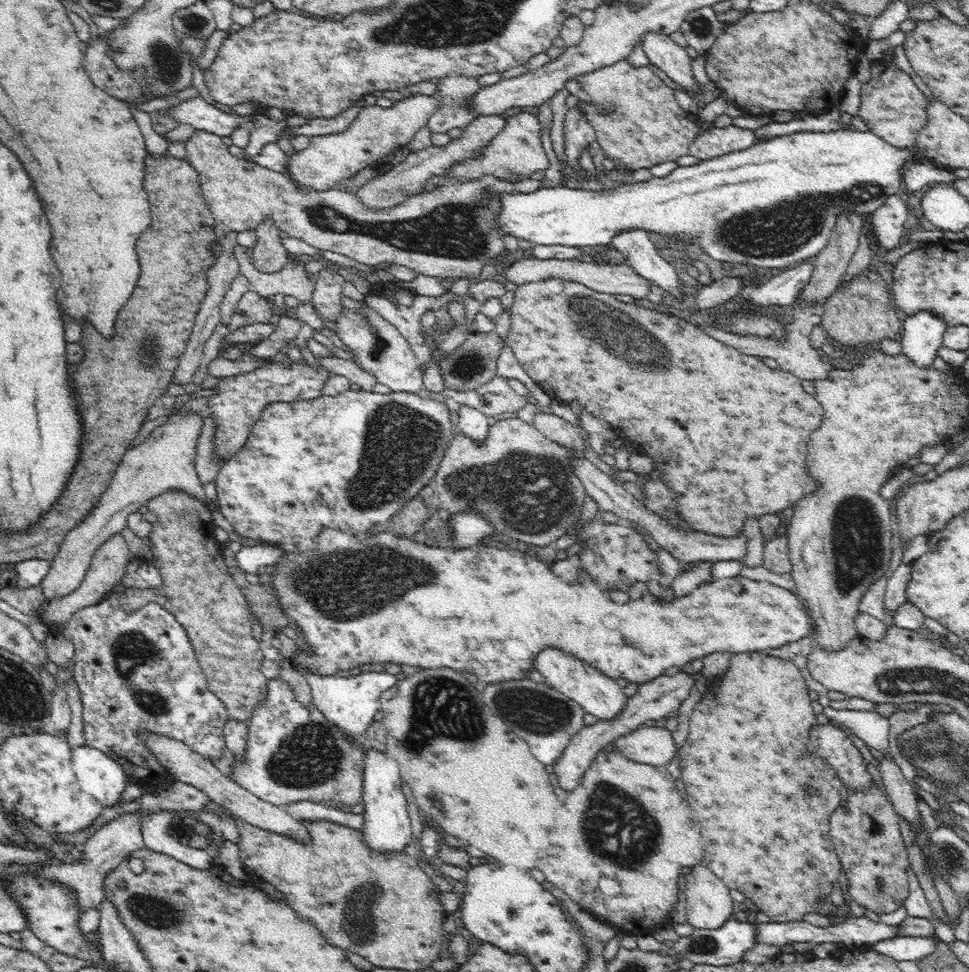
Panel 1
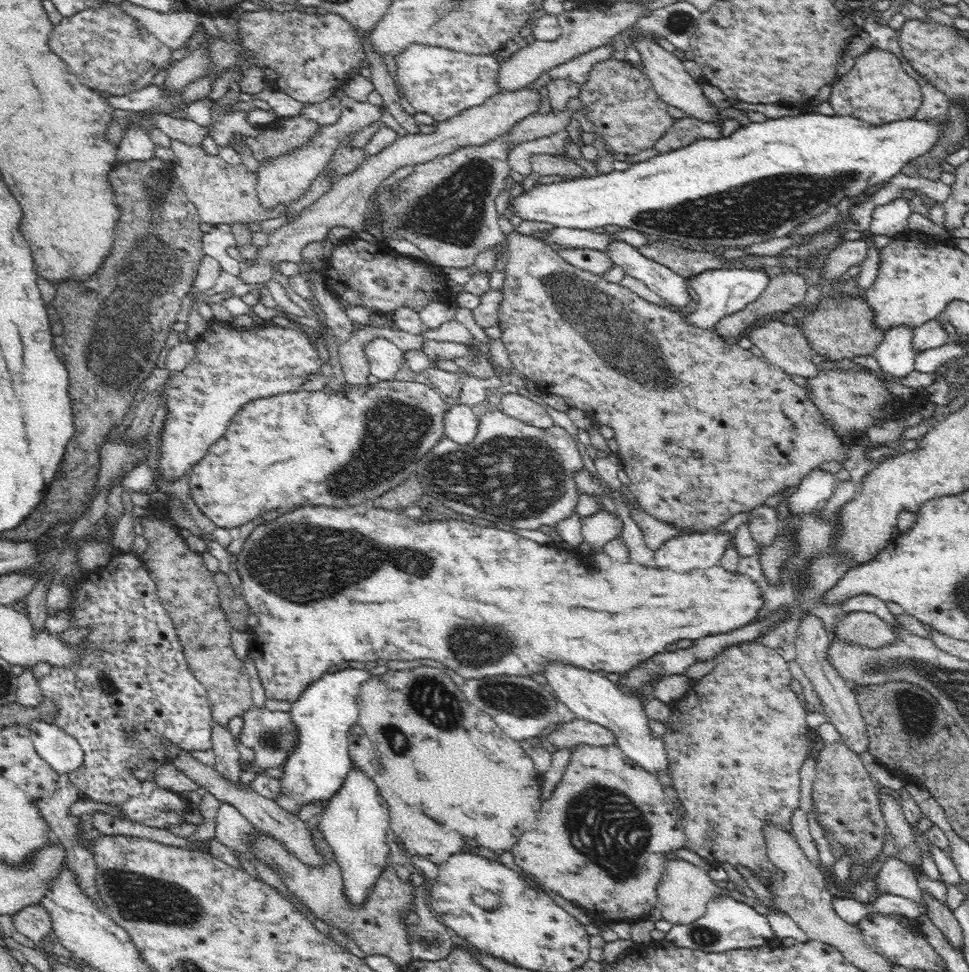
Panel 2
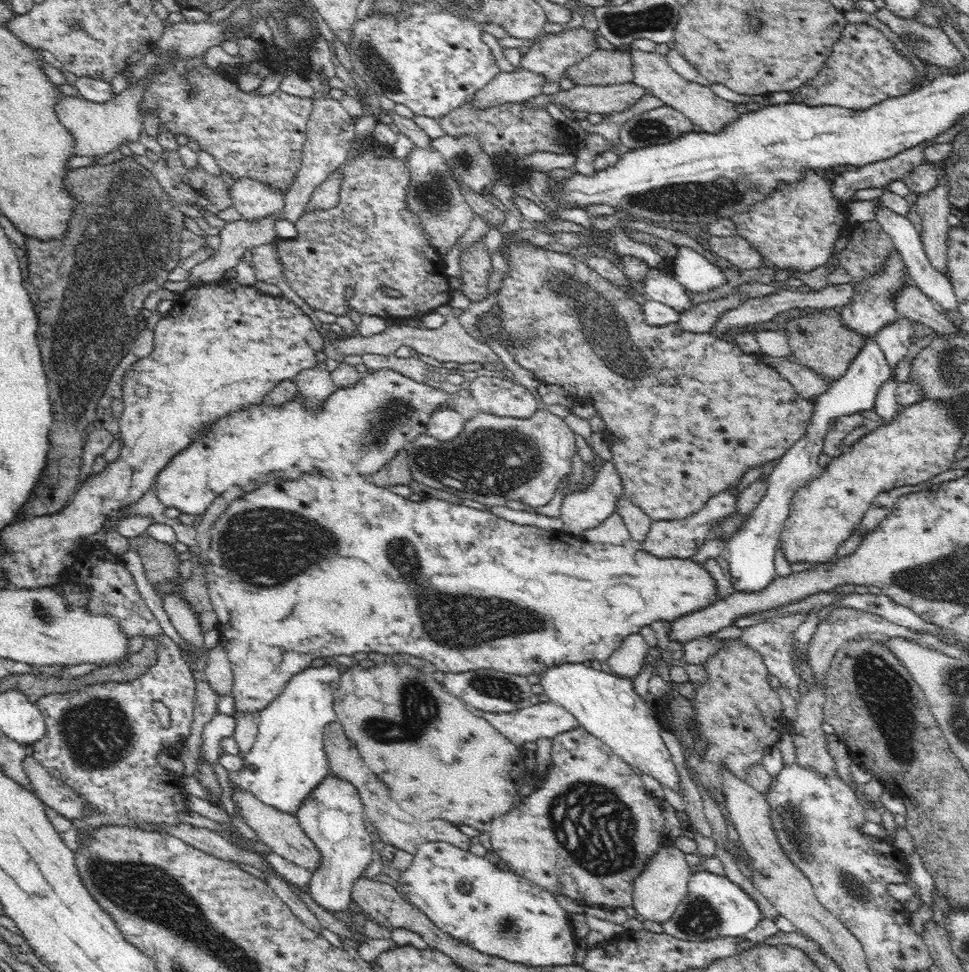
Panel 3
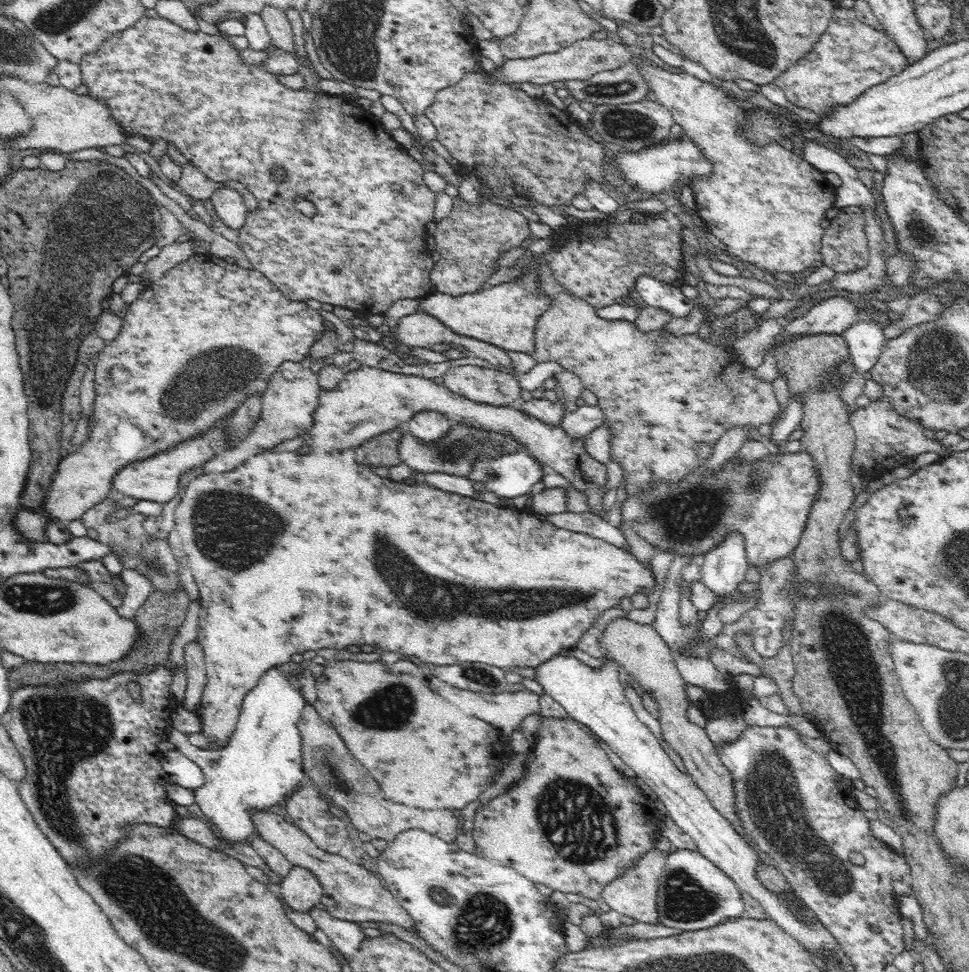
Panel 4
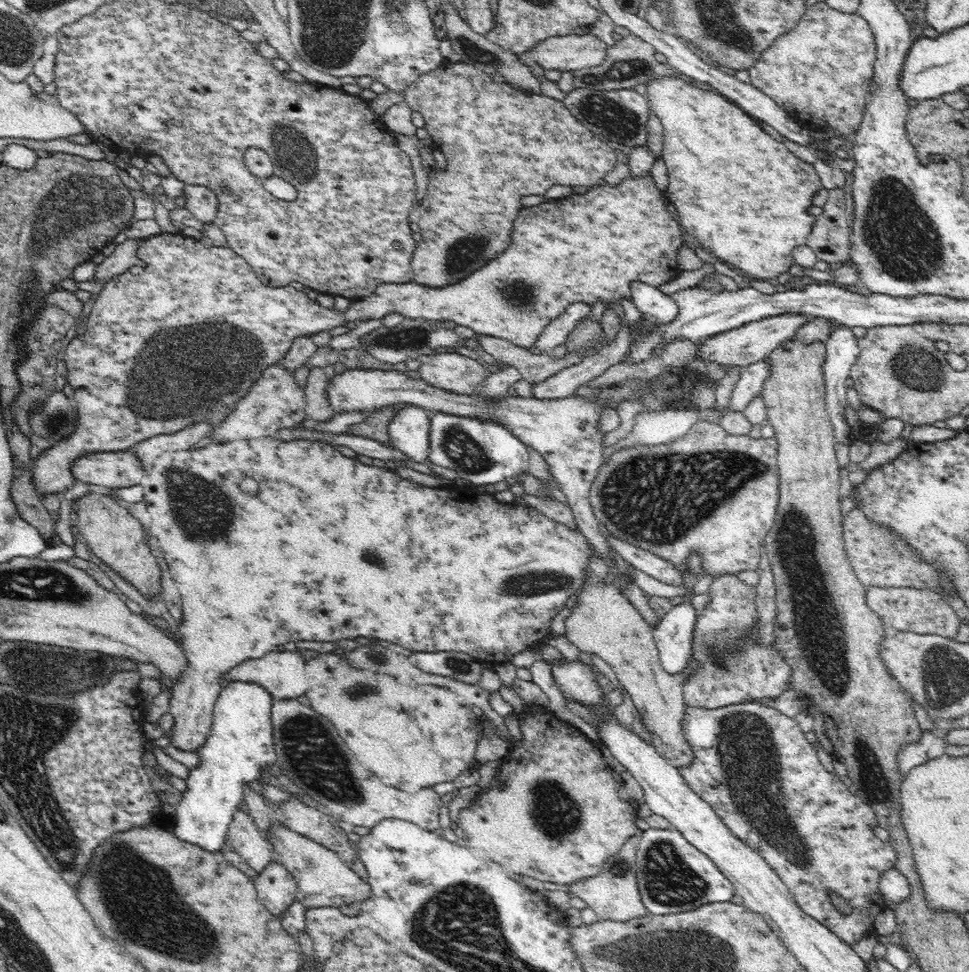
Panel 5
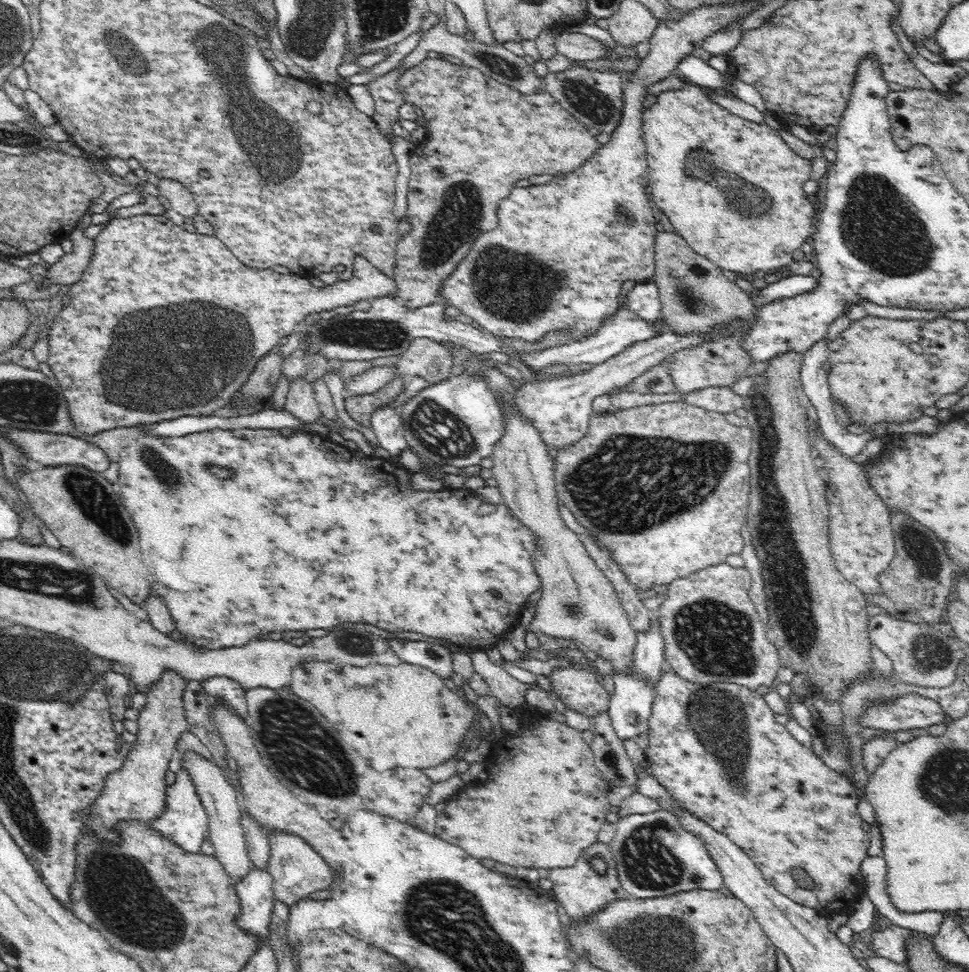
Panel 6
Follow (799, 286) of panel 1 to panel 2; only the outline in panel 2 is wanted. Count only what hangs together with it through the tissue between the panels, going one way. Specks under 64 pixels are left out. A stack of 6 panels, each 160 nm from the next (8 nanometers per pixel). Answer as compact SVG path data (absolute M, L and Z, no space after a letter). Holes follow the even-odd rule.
M735 265L733 268L727 266L724 269L707 270L688 279L692 279L690 286L698 293L700 300L698 300L698 310L692 316L686 316L686 321L690 325L709 330L716 324L720 324L724 318L740 314L750 304L756 304L772 281L772 278L764 271L745 269L739 265Z

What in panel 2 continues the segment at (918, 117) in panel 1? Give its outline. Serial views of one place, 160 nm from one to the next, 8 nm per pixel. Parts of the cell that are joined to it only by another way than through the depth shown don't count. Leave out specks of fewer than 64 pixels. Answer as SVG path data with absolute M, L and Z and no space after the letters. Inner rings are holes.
M872 48L868 54L858 58L852 72L832 86L830 96L830 104L838 115L856 117L869 125L884 125L885 122L912 117L922 106L922 101L919 85L903 69L900 60L878 48Z

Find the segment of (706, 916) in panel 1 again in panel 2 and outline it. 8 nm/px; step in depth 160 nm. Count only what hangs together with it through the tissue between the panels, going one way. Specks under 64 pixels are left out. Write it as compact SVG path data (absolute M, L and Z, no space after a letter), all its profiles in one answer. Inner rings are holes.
M670 860L663 868L663 875L658 885L658 903L656 907L664 920L674 925L690 924L705 912L706 906L714 896L720 893L721 885L716 883L708 871L685 860Z

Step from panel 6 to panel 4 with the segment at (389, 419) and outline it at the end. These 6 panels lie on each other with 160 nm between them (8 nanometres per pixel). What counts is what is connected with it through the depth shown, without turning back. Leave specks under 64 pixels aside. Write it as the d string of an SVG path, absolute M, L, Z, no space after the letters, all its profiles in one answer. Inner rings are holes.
M422 411L405 424L405 431L424 442L442 439L450 432L451 420L436 411Z

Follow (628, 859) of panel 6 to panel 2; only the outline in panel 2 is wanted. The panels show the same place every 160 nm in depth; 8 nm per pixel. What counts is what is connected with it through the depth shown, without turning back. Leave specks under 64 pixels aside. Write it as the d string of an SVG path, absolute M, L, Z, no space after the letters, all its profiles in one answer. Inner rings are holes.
M718 898L709 902L704 914L690 924L674 925L668 932L666 940L679 947L707 953L723 953L732 949L751 949L766 945L774 939L770 921L742 902L732 898Z

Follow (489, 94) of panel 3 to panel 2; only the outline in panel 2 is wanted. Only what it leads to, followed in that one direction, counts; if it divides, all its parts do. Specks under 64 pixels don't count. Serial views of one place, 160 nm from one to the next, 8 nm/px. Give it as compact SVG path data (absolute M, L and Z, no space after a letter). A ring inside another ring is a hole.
M522 90L522 92L496 93L487 98L481 105L473 106L458 116L439 122L432 134L410 134L399 138L382 150L379 154L366 157L360 166L347 175L341 175L333 184L330 192L320 196L318 202L310 204L302 210L300 220L294 224L284 224L282 228L270 234L270 246L260 248L256 260L252 264L245 264L240 272L240 278L246 284L264 285L276 277L272 262L280 263L290 261L300 264L302 250L311 243L323 242L326 230L334 227L348 227L352 230L362 230L362 222L368 214L372 202L380 193L380 188L387 188L386 181L399 169L405 166L414 166L421 162L432 161L436 157L446 157L456 150L468 145L484 145L501 134L509 133L511 128L527 116L538 110L541 99L535 90Z

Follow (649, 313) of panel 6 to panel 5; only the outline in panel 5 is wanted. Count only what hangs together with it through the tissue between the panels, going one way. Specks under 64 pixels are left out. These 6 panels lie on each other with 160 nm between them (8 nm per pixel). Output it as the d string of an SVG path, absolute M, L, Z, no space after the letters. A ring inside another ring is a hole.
M637 281L630 286L634 305L644 316L666 325L674 322L680 314L680 306L672 289L660 288Z

